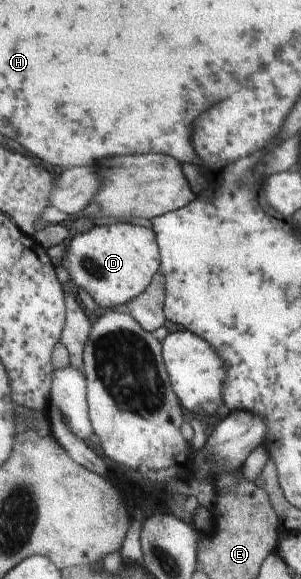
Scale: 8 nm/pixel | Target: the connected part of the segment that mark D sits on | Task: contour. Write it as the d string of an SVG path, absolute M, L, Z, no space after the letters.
M117 223L106 226L94 226L91 231L74 235L68 243L68 252L60 264L56 265L58 277L67 292L77 295L77 290L85 290L101 307L114 309L119 305L127 305L135 298L139 298L148 289L161 269L161 252L156 232L151 228Z

